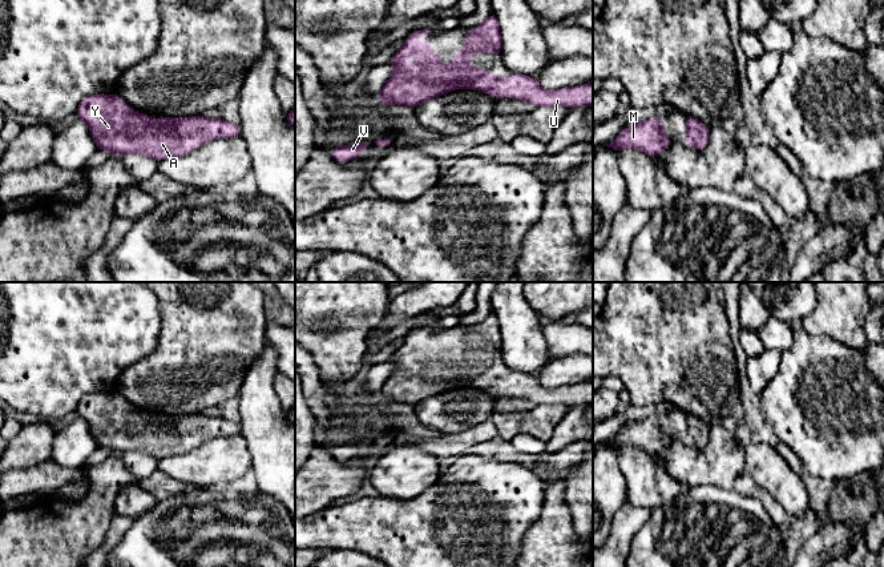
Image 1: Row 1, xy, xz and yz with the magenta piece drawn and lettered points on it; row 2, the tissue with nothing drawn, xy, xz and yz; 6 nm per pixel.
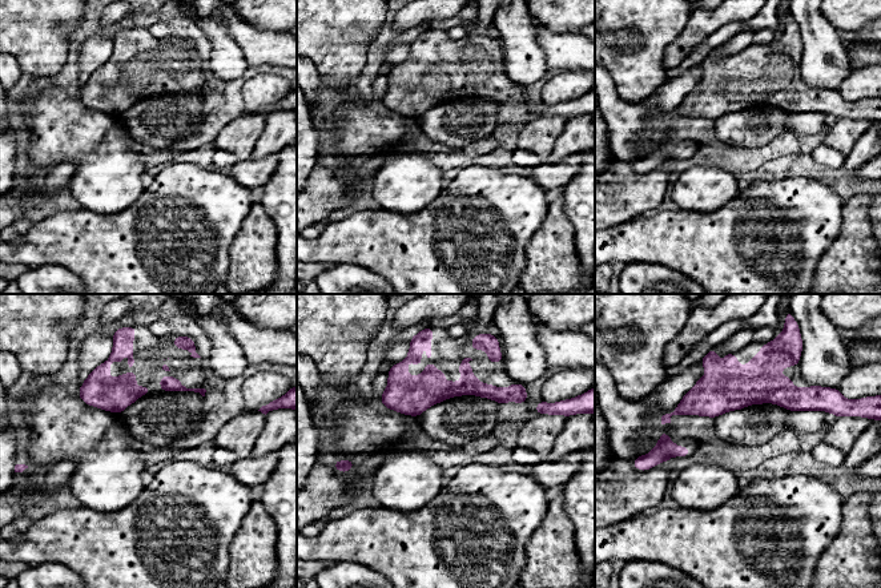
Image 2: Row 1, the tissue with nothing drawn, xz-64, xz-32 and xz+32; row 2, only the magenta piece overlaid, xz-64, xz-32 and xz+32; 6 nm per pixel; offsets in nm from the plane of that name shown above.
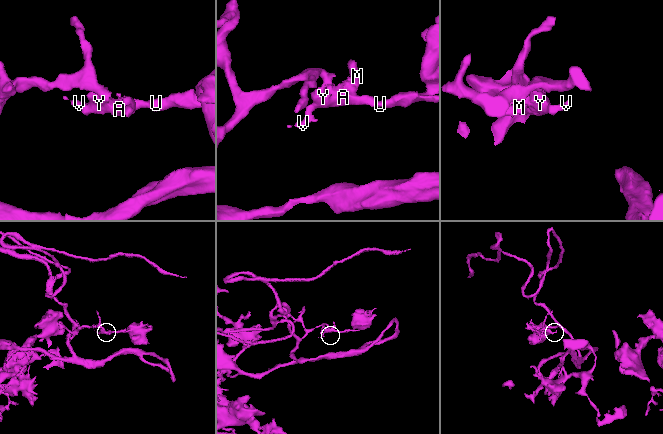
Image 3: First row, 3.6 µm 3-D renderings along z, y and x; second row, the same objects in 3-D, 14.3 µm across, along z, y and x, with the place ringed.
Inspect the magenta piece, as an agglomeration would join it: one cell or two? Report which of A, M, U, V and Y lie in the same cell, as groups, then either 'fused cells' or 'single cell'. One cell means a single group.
groups A M U V Y; single cell

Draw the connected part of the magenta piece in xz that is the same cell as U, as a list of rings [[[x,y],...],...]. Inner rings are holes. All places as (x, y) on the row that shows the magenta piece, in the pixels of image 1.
[[[493,12],[488,19],[469,31],[464,37],[464,47],[459,52],[453,52],[455,64],[441,64],[437,52],[429,49],[428,39],[429,27],[415,31],[405,37],[404,45],[391,57],[392,75],[387,83],[380,89],[378,98],[386,105],[407,105],[417,108],[425,100],[439,97],[455,89],[475,89],[483,93],[489,93],[495,100],[501,97],[512,97],[518,100],[525,100],[533,106],[590,106],[593,105],[593,83],[569,87],[566,89],[558,91],[545,91],[538,80],[520,75],[510,73],[508,77],[493,77],[489,68],[476,69],[471,65],[472,53],[492,53],[500,55],[502,39],[500,33],[500,25]],[[424,32],[424,52],[421,53],[421,61],[419,64],[408,65],[405,59],[408,55],[416,60],[420,55],[419,52],[419,35]]]

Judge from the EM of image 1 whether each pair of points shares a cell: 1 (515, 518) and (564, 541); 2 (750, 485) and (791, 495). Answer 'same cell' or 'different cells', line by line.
1: different cells
2: different cells

